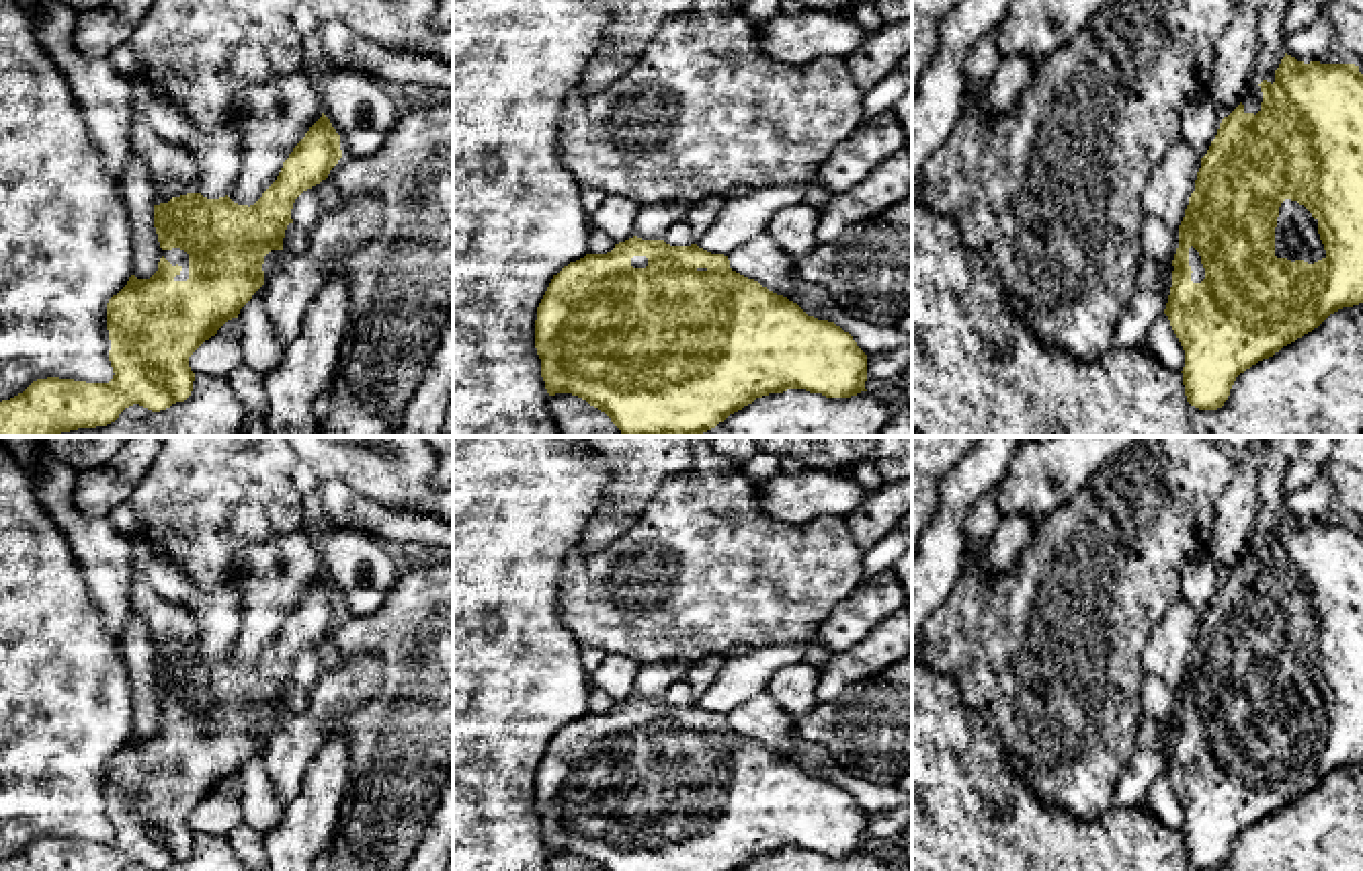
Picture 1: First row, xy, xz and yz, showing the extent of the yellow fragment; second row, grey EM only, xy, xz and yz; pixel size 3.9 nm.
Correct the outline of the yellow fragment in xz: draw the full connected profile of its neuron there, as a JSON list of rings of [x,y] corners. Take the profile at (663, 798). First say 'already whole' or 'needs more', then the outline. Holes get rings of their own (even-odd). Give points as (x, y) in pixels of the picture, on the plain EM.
needs more | [[[637,695],[553,734],[537,766],[535,807],[549,855],[572,853],[601,871],[738,871],[756,857],[787,848],[826,857],[867,851],[867,814],[840,785],[808,775],[787,756],[732,730],[724,713]]]

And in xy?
needs more | [[[322,572],[254,664],[238,664],[228,654],[207,658],[201,652],[154,664],[154,687],[162,707],[158,730],[150,738],[131,734],[107,762],[113,838],[109,842],[37,838],[23,853],[2,859],[0,871],[123,871],[133,863],[160,871],[184,861],[195,840],[189,816],[228,779],[238,777],[264,744],[264,715],[283,709],[295,658],[326,639],[340,617],[340,594]]]

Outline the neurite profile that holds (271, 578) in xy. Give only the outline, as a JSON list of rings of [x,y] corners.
[[[316,529],[248,545],[232,559],[234,592],[242,607],[242,627],[228,656],[238,664],[254,664],[277,639],[283,621],[322,576]]]

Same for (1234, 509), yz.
[[[1254,441],[1236,453],[1236,467],[1228,486],[1213,502],[1213,531],[1207,553],[1222,578],[1242,559],[1250,543],[1250,527],[1258,508],[1258,471],[1263,465],[1263,445]]]

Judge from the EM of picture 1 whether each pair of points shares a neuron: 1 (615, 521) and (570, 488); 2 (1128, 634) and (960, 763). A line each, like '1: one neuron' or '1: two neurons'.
1: two neurons
2: two neurons

